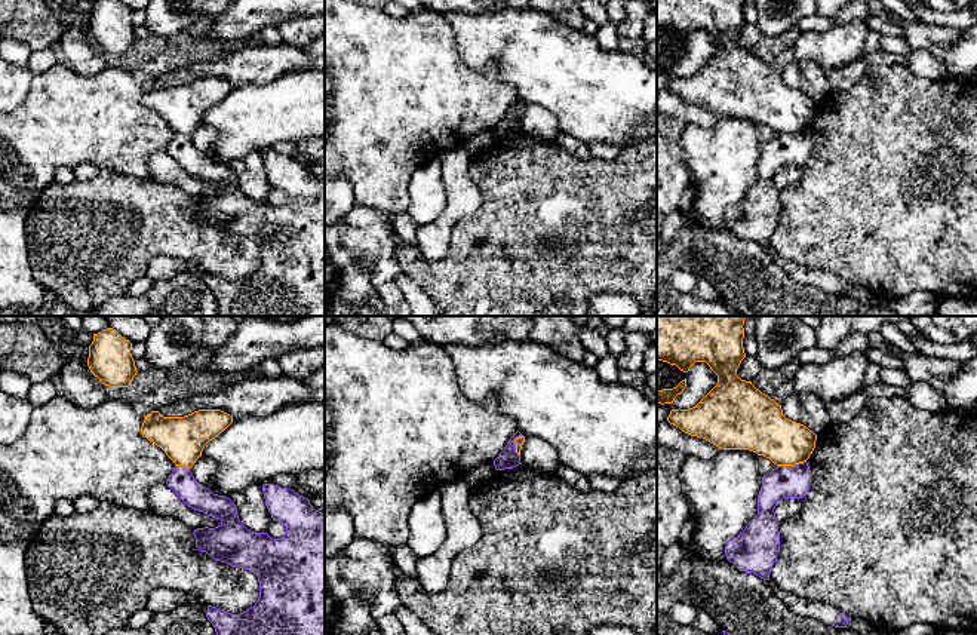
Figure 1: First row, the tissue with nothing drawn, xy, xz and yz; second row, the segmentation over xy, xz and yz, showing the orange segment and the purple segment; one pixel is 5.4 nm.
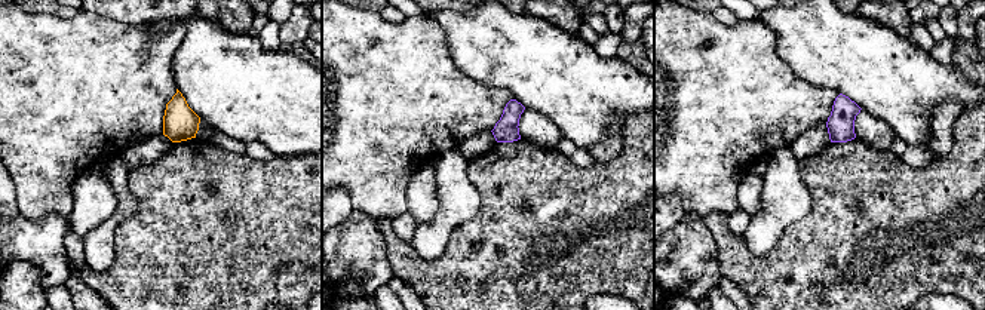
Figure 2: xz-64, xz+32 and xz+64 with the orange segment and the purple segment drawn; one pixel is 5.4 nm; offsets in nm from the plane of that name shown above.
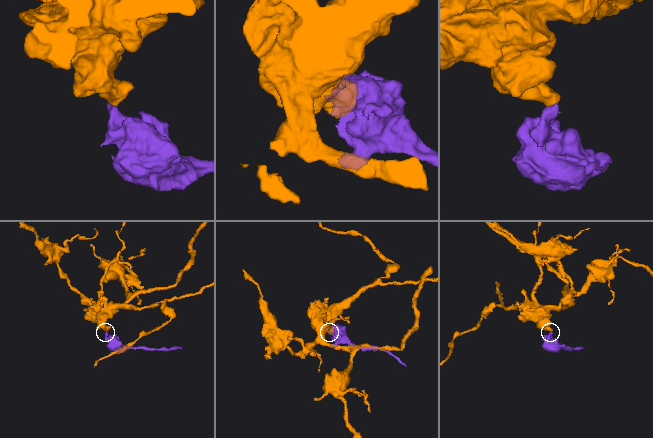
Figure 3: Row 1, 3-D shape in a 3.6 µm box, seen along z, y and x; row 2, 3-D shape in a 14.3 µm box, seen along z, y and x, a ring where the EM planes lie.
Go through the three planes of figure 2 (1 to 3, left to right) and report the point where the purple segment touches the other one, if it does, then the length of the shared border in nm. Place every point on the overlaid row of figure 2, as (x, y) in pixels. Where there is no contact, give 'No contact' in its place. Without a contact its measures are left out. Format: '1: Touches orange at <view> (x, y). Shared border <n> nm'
1: No contact
2: No contact
3: No contact

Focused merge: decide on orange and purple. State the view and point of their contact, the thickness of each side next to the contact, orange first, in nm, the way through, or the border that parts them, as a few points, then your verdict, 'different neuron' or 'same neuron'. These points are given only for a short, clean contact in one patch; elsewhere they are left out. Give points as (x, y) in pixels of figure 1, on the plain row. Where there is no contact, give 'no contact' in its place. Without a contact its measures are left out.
contact yz (790, 132); calibres 260 and 180 nm; border yz (805, 128), (796, 132), (777, 134); different neuron

